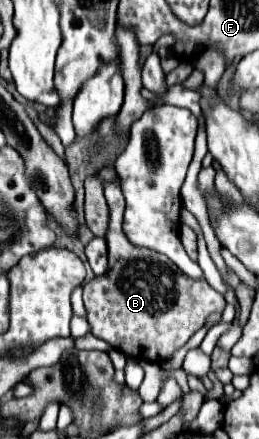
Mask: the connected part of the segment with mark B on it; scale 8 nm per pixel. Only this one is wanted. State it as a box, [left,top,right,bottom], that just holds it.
[83,181,225,363]

